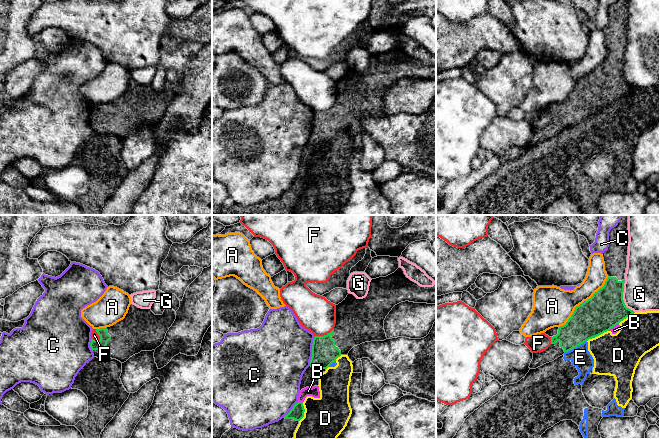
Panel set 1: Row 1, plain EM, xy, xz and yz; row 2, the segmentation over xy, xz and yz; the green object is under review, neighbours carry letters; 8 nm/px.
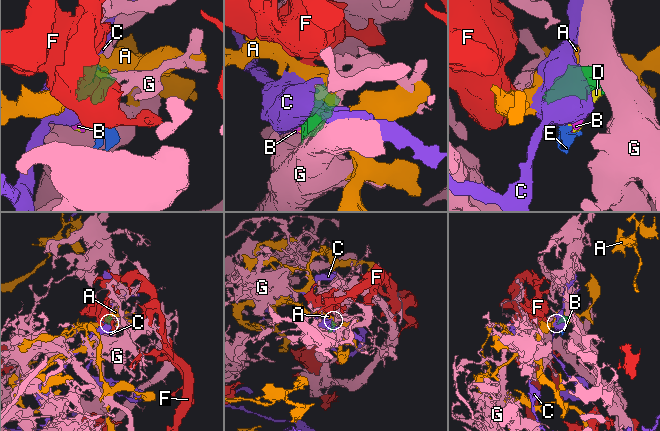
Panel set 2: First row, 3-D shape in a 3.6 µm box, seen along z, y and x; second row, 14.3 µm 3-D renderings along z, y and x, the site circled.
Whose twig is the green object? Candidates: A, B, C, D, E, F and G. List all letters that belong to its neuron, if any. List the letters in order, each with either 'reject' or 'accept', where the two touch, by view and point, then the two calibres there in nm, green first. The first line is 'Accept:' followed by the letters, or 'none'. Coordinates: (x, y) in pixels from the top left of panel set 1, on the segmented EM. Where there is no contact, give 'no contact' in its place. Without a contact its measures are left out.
Accept: none
A: reject; contact yz (599, 289); calibres 300 and 160 nm
B: reject; contact yz (613, 326); calibres 300 and 60 nm
C: reject; contact xz (312, 351); calibres 200 and 500 nm
D: reject; contact yz (597, 335); calibres 300 and 340 nm
E: reject; contact yz (575, 347); calibres 280 and 160 nm
F: reject; contact xy (98, 334); calibres 80 and 60 nm
G: reject; contact yz (622, 297); calibres 300 and 420 nm

